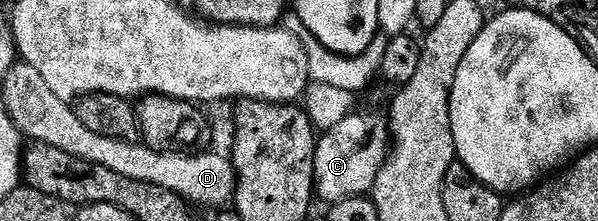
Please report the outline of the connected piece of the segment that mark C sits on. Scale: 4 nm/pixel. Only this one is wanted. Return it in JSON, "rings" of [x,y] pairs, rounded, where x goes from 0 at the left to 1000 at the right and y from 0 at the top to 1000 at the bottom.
{"rings":[[[585,507],[577,538],[569,543],[567,561],[552,588],[542,593],[528,629],[523,670],[523,833],[527,878],[532,900],[538,896],[543,923],[572,914],[582,896],[602,896],[615,882],[622,864],[627,796],[640,760],[644,719],[651,706],[654,674],[654,611],[651,597],[649,548],[630,516],[595,516]]]}

